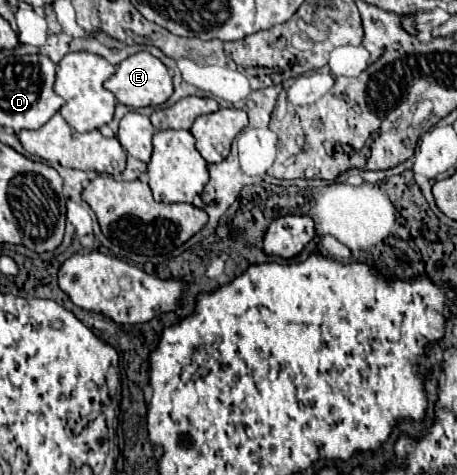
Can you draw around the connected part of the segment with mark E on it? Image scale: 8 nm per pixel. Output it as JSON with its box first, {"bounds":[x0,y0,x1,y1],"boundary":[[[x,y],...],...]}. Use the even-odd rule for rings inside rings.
{"bounds":[105,51,173,109],"boundary":[[[147,51],[135,53],[131,57],[127,57],[123,63],[119,63],[115,75],[109,81],[105,81],[105,89],[111,91],[119,103],[135,107],[135,109],[147,107],[147,105],[157,107],[173,95],[173,83],[171,83],[171,75],[169,75],[167,67]]]}

